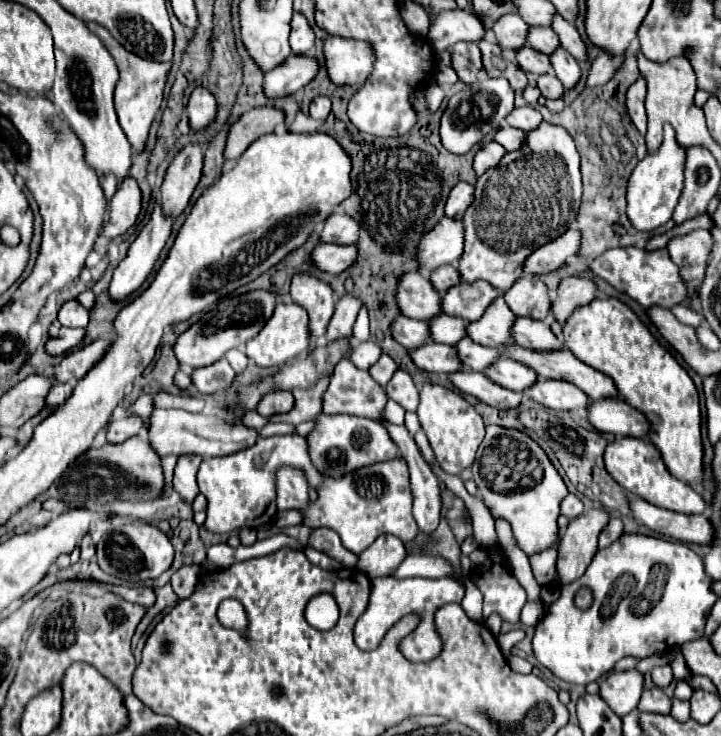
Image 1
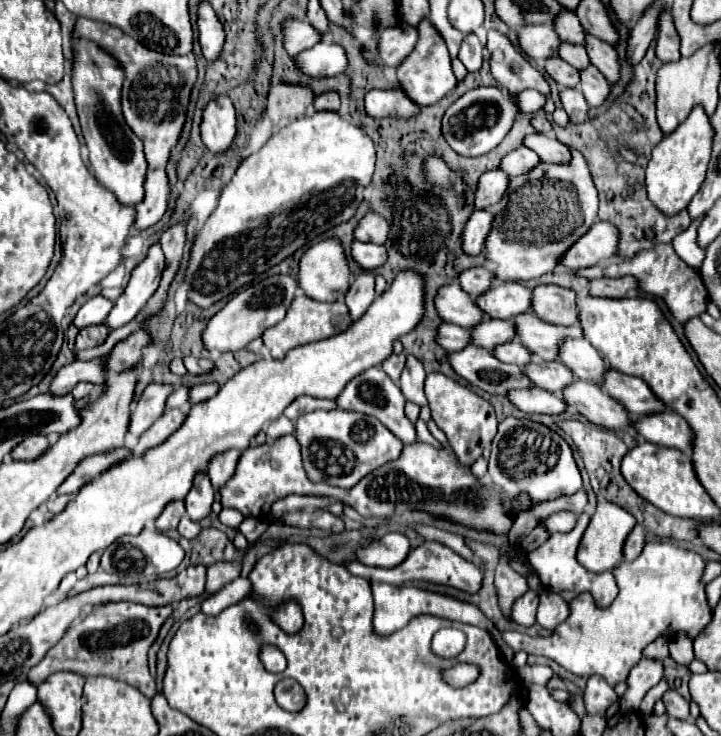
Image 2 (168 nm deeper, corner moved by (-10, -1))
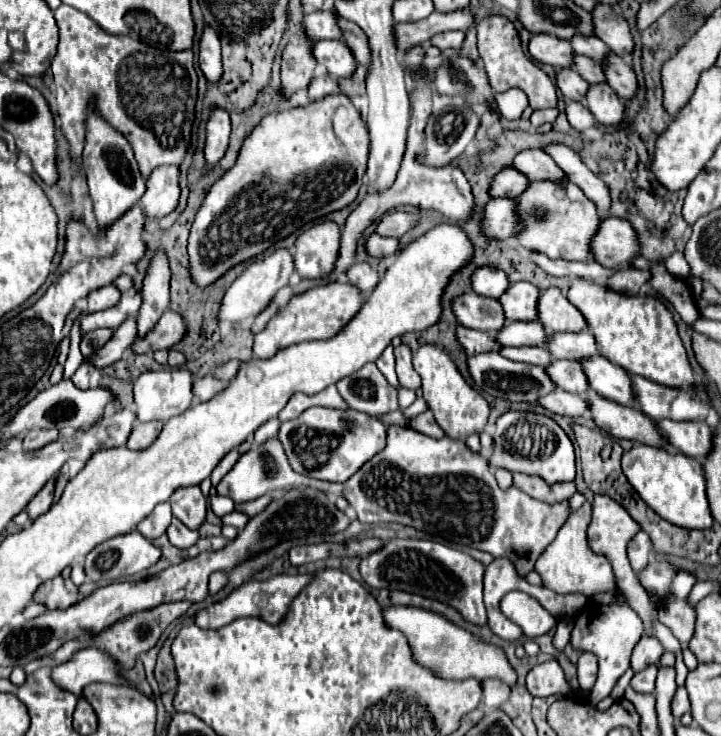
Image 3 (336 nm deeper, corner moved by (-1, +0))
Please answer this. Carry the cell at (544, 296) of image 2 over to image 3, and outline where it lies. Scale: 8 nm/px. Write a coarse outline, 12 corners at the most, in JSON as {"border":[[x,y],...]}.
{"border":[[558,287],[542,291],[540,323],[552,333],[588,327]]}

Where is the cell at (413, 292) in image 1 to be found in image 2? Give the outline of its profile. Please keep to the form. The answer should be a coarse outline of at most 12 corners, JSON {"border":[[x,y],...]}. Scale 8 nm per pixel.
{"border":[[457,282],[439,288],[443,322],[471,328],[483,318]]}

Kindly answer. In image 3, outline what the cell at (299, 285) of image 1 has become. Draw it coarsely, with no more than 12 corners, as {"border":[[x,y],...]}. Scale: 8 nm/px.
{"border":[[324,221],[294,245],[300,277],[334,269],[340,227]]}

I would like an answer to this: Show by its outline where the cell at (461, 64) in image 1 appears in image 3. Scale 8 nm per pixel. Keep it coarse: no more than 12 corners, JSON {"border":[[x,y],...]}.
{"border":[[446,31],[430,39],[438,49],[460,49],[466,33]]}

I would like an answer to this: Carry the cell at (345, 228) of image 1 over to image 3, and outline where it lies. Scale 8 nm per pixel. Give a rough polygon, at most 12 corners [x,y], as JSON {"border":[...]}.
{"border":[[416,213],[382,217],[376,233],[400,239],[418,225]]}

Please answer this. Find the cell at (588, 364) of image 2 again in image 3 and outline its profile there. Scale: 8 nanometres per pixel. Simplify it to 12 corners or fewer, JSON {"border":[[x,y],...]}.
{"border":[[596,355],[582,367],[598,395],[638,407],[632,379],[620,365]]}

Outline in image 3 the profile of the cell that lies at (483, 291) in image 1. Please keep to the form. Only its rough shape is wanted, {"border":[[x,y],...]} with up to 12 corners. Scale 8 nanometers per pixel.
{"border":[[512,283],[500,299],[506,323],[538,319],[536,285]]}

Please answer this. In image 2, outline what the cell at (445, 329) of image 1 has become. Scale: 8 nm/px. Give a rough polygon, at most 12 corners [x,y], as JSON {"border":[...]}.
{"border":[[483,318],[471,344],[493,350],[515,338],[511,320]]}

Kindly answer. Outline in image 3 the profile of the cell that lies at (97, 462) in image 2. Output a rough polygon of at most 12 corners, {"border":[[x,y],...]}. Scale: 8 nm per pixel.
{"border":[[54,479],[26,505],[30,521],[44,515],[52,505]]}

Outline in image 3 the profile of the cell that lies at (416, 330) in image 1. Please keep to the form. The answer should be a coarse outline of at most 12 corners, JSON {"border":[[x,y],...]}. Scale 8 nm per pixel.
{"border":[[458,327],[468,355],[502,349],[490,333]]}

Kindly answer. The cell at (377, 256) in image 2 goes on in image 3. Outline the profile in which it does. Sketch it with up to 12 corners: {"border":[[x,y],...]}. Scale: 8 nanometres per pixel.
{"border":[[374,233],[368,239],[368,253],[374,257],[400,251],[400,239]]}

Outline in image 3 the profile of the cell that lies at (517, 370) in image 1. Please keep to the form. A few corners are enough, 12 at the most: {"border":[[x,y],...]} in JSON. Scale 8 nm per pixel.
{"border":[[552,361],[552,381],[570,393],[588,391],[578,361]]}

